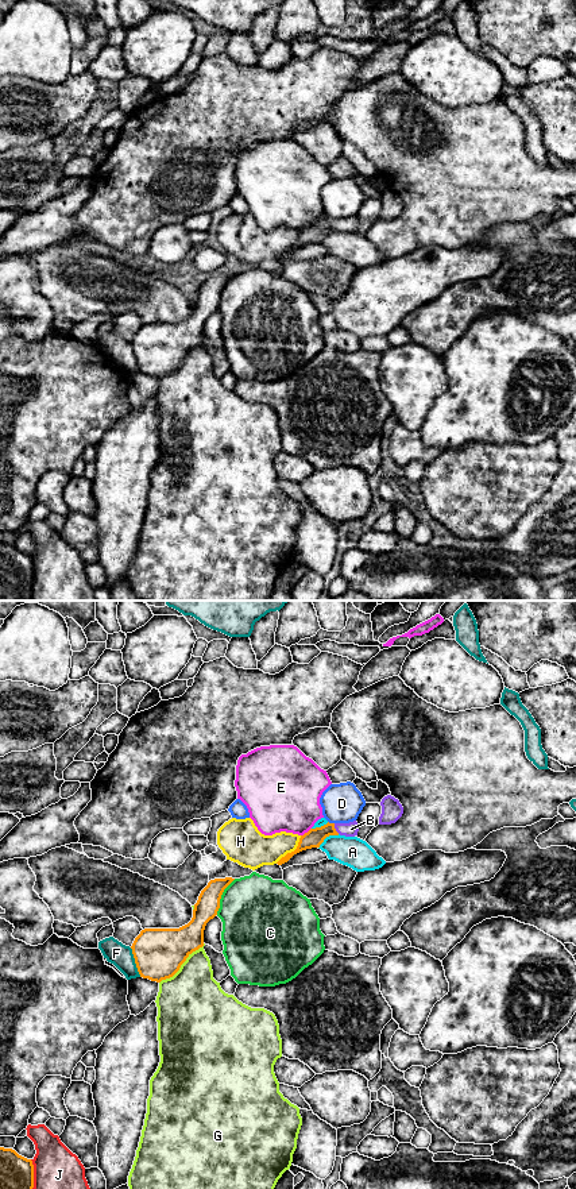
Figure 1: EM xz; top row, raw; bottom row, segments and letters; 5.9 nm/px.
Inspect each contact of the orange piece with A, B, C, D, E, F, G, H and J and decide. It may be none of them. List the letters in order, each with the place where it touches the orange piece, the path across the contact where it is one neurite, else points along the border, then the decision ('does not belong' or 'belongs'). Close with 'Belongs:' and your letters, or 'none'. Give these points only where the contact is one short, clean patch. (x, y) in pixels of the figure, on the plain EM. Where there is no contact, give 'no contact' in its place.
A: meets orange in xz at (327, 231); does not belong
B: meets orange in xz at (335, 224); runs through xz (314, 232), (328, 224), (335, 224), (351, 224); belongs
C: meets orange in xz at (220, 292); does not belong
D: meets orange in xz at (331, 219); border along xz (328, 216), (333, 219); does not belong
E: meets orange in xz at (305, 228); does not belong
F: meets orange in xz at (135, 358); does not belong
G: meets orange in xz at (181, 359); does not belong
H: meets orange in xz at (292, 247); border along xz (301, 231), (297, 242), (275, 258); does not belong
J: meets orange in xz at (33, 578); does not belong
Belongs: B

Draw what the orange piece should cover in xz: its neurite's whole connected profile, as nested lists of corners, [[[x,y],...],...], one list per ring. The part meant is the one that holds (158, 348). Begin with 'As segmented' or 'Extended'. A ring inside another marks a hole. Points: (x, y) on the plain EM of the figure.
As segmented. [[[210,275],[201,286],[188,320],[140,327],[131,341],[140,372],[156,378],[170,374],[193,347],[204,341],[205,321],[217,310],[221,290],[233,275]]]

